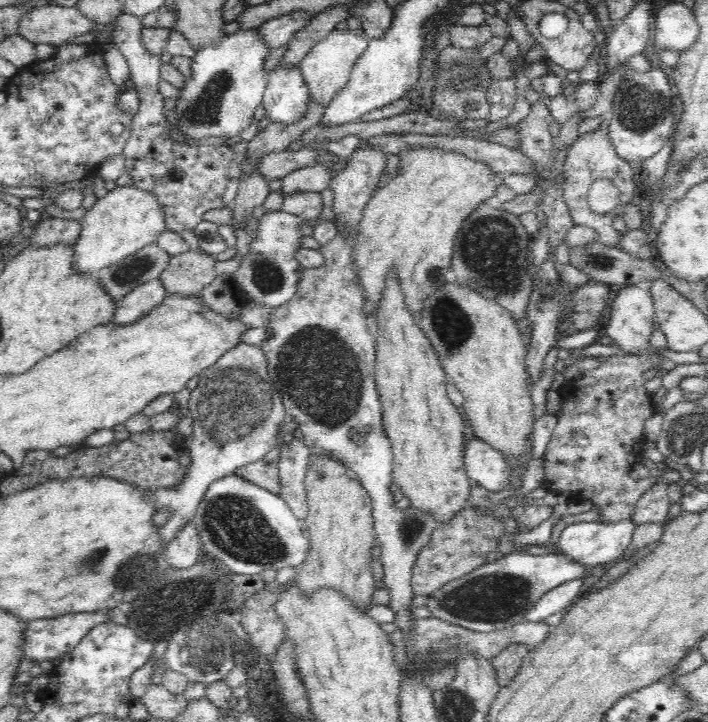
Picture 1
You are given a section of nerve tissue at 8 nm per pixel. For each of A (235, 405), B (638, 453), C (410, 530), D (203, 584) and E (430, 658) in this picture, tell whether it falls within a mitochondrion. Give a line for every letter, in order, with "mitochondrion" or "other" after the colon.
A: mitochondrion
B: other
C: mitochondrion
D: mitochondrion
E: mitochondrion

